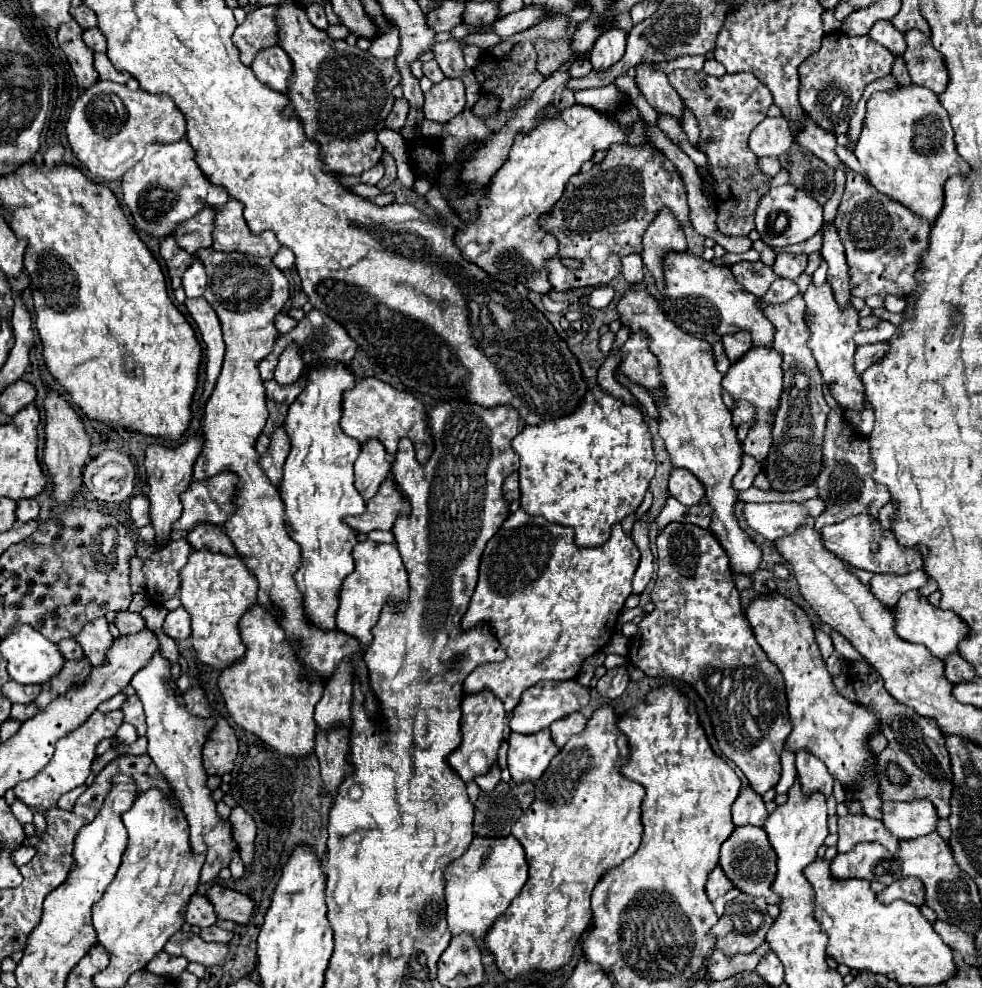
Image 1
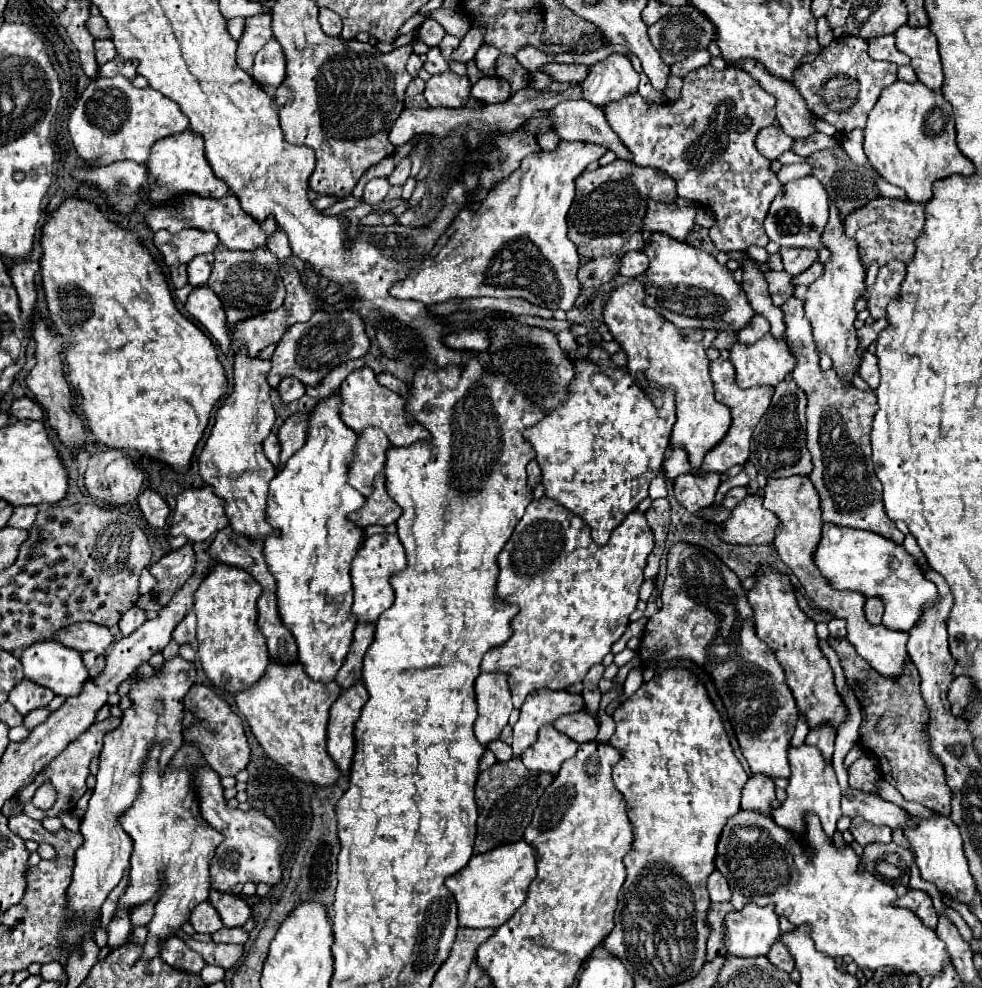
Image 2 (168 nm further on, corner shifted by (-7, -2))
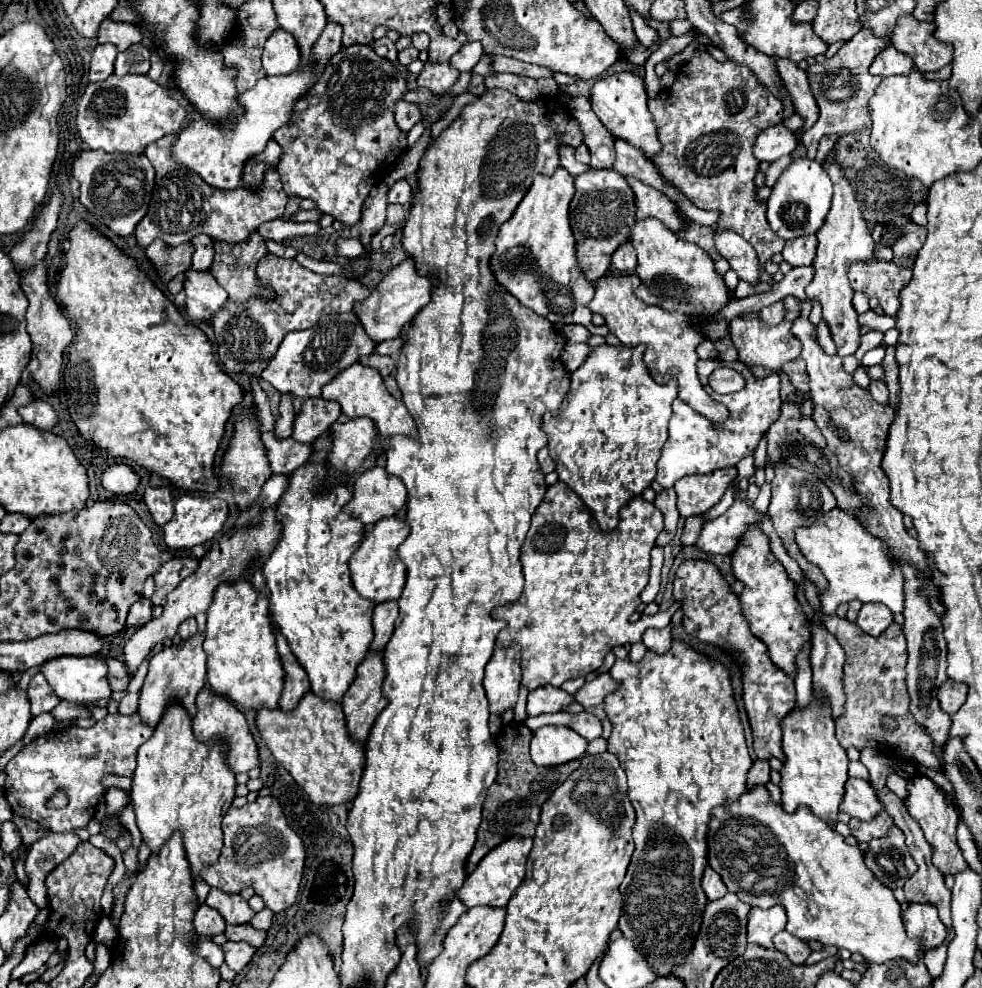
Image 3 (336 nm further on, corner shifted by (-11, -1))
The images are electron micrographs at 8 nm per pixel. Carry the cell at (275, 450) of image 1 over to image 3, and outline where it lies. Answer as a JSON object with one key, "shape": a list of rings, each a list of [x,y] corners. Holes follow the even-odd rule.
{"shape":[[[321,397],[305,399],[301,411],[295,417],[293,439],[299,443],[313,443],[317,437],[327,433],[327,429],[339,419],[341,407],[335,401]]]}

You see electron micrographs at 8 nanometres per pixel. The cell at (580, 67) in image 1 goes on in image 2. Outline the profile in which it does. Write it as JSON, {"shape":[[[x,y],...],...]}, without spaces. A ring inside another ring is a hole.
{"shape":[[[545,64],[541,68],[549,76],[553,76],[559,82],[569,82],[569,84],[579,84],[585,80],[589,68],[585,64]]]}

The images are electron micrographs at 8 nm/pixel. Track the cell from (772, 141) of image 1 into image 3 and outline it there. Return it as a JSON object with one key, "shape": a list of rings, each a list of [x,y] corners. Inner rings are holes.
{"shape":[[[773,125],[765,131],[759,133],[755,145],[753,145],[753,155],[759,161],[767,161],[773,163],[783,155],[791,155],[797,147],[797,141],[793,137],[793,133],[783,125]]]}

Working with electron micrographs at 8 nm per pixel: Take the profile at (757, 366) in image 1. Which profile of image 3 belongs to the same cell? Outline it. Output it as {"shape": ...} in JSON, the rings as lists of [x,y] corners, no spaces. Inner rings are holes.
{"shape":[[[749,313],[749,315],[739,315],[733,317],[729,323],[731,331],[731,341],[739,351],[739,361],[743,361],[747,367],[761,365],[767,369],[781,369],[787,361],[797,359],[801,355],[801,345],[795,335],[791,335],[791,323],[783,321],[775,327],[765,327],[765,323],[759,321],[759,313]]]}

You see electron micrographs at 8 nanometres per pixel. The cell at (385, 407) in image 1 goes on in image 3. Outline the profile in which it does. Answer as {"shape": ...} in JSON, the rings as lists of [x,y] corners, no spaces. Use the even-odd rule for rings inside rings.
{"shape":[[[353,363],[351,367],[343,369],[339,373],[339,377],[331,379],[325,387],[323,387],[323,399],[333,399],[333,401],[339,401],[341,405],[341,411],[349,417],[349,419],[355,419],[355,417],[369,417],[373,419],[375,427],[377,427],[377,433],[381,437],[393,437],[393,435],[407,435],[407,437],[415,437],[415,431],[417,431],[417,425],[411,417],[411,413],[407,411],[405,403],[391,397],[383,385],[383,379],[379,375],[377,369],[373,367],[365,367],[361,363]]]}

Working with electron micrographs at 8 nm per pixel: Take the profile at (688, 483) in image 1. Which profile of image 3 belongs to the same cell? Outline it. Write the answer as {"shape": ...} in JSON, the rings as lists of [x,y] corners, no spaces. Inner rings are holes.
{"shape":[[[735,467],[719,469],[707,475],[687,475],[675,483],[677,509],[681,517],[701,515],[721,501],[727,487],[737,477]]]}

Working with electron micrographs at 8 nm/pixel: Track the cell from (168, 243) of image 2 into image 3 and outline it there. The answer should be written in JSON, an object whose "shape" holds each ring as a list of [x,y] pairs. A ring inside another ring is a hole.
{"shape":[[[155,239],[145,249],[145,255],[153,263],[159,279],[163,283],[169,283],[175,275],[185,273],[191,267],[193,247],[191,247],[191,243],[183,243],[183,245],[177,245],[177,247],[167,247],[163,241]]]}

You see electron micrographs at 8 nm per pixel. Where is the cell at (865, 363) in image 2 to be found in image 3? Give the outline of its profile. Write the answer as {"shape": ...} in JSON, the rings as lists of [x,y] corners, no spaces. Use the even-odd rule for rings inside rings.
{"shape":[[[873,381],[871,387],[869,387],[869,393],[877,403],[887,403],[889,391],[887,391],[887,385],[883,381]]]}

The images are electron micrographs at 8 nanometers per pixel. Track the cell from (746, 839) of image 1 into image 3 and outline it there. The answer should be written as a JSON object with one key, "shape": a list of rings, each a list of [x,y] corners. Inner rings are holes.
{"shape":[[[765,787],[747,789],[737,801],[713,809],[707,831],[707,863],[721,875],[727,891],[735,893],[743,903],[757,905],[761,909],[769,909],[773,905],[785,907],[789,919],[785,929],[799,939],[861,953],[871,963],[885,963],[899,957],[911,963],[917,961],[921,941],[907,937],[900,903],[893,897],[893,891],[881,885],[867,869],[859,847],[847,845],[843,835],[839,835],[823,819],[815,817],[807,807],[797,807],[795,813],[787,813],[769,797]]]}

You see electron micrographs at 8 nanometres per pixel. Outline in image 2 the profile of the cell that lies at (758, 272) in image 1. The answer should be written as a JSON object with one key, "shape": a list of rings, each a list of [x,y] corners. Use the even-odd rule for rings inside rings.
{"shape":[[[769,270],[769,272],[765,272],[765,280],[769,284],[769,294],[771,294],[775,306],[781,306],[795,292],[795,286],[793,286],[791,276],[787,272]]]}

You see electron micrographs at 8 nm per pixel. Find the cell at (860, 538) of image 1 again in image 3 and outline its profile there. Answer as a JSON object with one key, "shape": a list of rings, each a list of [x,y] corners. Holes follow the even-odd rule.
{"shape":[[[835,507],[827,511],[827,515],[821,515],[813,525],[797,527],[795,537],[801,553],[821,569],[829,583],[821,593],[821,607],[827,615],[833,615],[841,603],[851,599],[861,599],[861,603],[881,603],[893,613],[903,611],[901,567],[889,557],[883,541],[867,533],[855,517],[845,515]]]}

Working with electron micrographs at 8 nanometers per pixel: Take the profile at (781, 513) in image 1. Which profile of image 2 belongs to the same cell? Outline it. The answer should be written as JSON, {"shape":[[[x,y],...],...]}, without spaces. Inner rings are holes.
{"shape":[[[751,494],[731,510],[719,536],[729,544],[771,544],[777,526],[775,514],[763,508],[763,496]]]}

